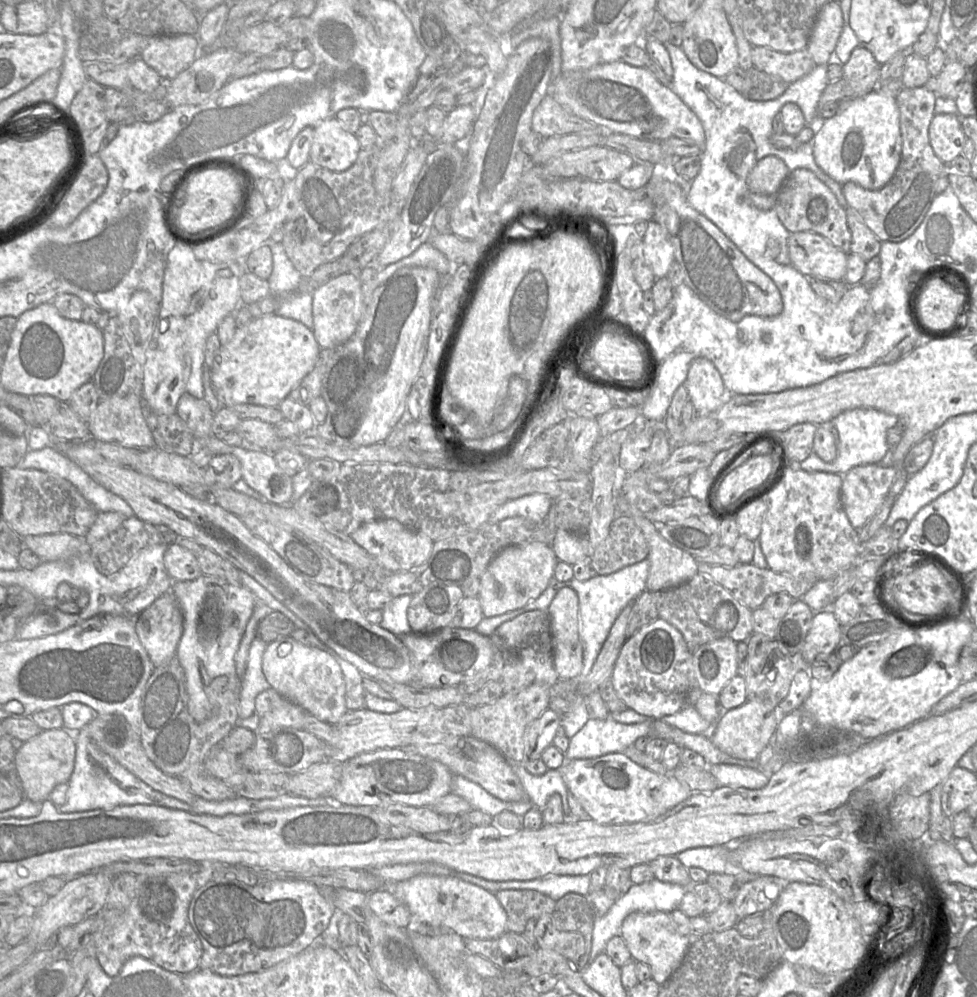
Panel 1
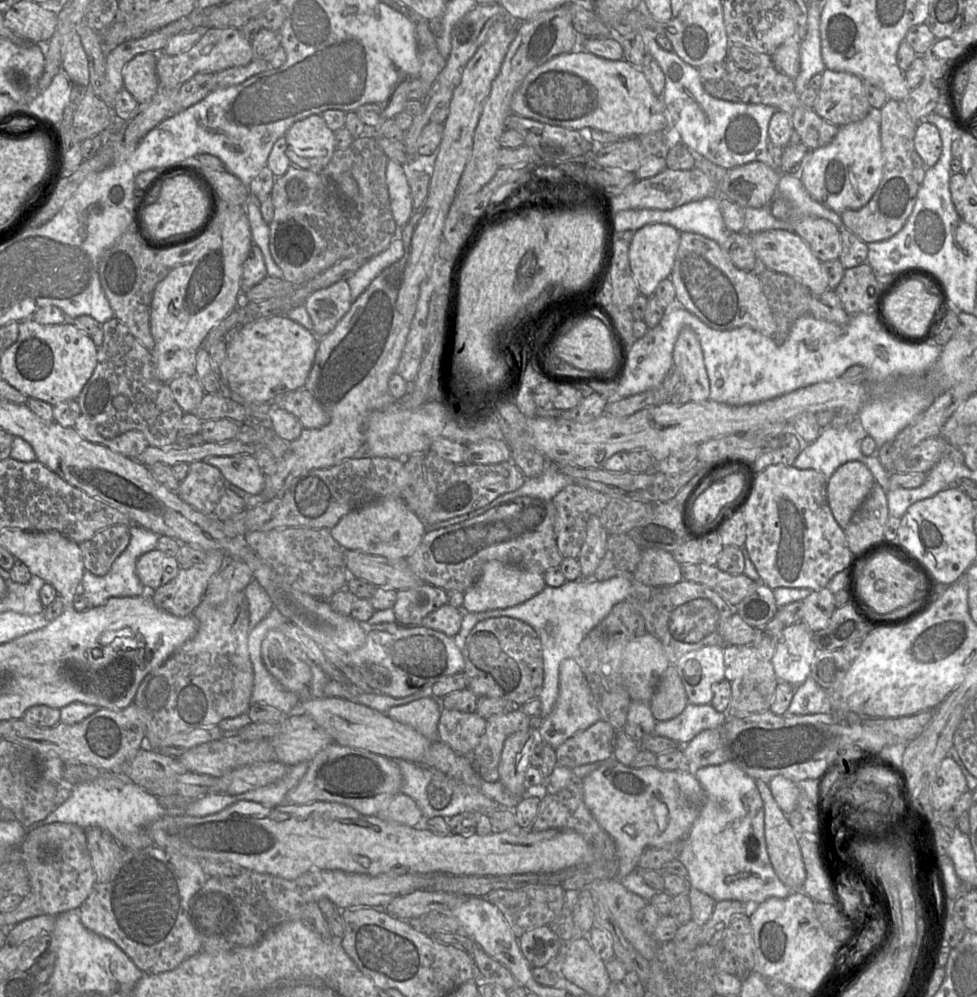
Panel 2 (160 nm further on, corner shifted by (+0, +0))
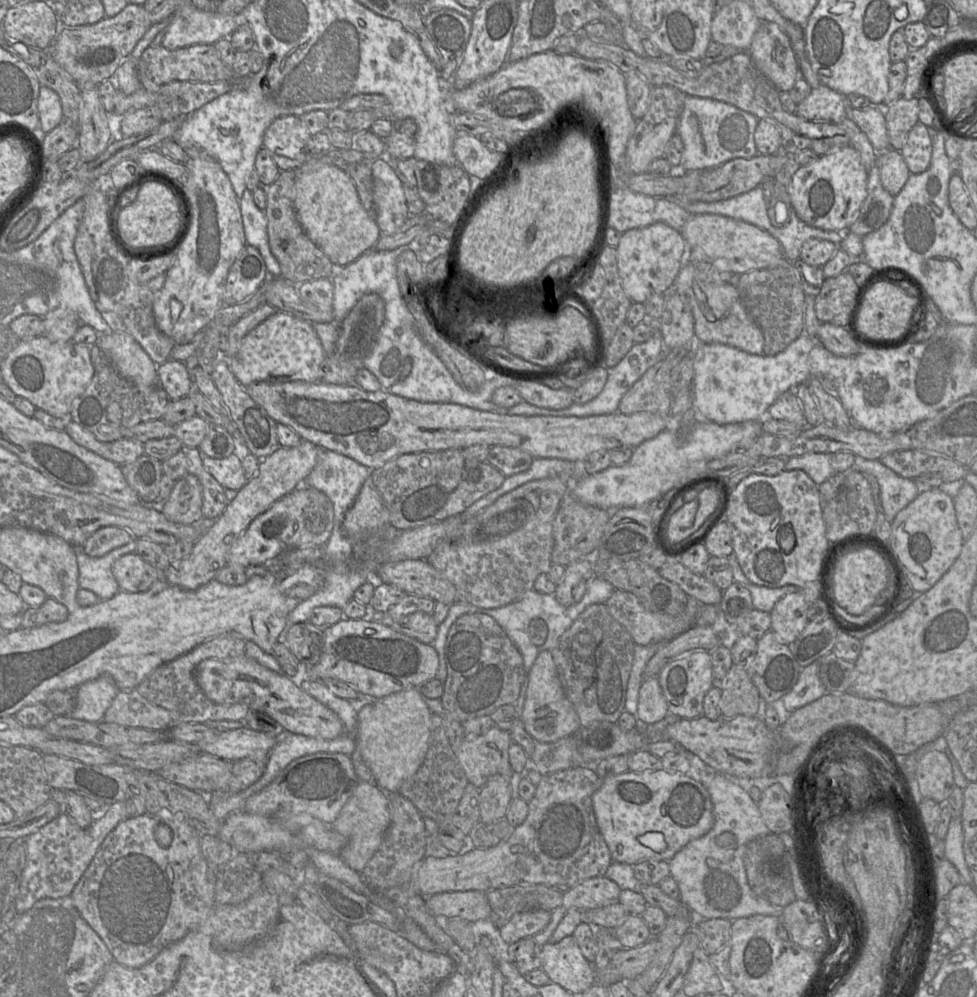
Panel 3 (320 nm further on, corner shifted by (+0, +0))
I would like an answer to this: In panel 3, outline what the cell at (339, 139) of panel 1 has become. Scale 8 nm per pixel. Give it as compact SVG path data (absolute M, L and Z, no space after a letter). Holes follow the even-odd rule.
M281 116L273 120L266 129L263 147L269 152L280 171L293 170L310 159L311 137L300 117Z

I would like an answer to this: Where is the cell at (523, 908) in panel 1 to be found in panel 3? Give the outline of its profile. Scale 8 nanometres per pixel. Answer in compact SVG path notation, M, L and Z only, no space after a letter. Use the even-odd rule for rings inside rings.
M544 884L515 885L486 893L490 919L499 929L517 913L543 909L552 912L563 901L563 893Z

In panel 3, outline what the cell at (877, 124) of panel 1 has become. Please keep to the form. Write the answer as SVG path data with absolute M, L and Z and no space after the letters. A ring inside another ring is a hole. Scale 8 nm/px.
M847 145L798 168L790 185L791 205L797 216L812 227L826 231L848 230L867 197L867 181L868 171L860 154Z

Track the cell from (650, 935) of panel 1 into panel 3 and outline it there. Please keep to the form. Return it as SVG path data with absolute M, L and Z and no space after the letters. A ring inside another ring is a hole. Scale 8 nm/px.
M605 876L586 879L563 893L561 906L551 912L549 924L543 931L526 938L543 946L550 941L559 922L569 910L588 911L616 903L620 892L619 886Z

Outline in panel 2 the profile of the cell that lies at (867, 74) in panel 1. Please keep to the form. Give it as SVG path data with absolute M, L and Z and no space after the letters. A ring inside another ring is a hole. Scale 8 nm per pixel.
M826 69L813 110L837 126L857 122L870 111L865 94L865 81L859 76Z

